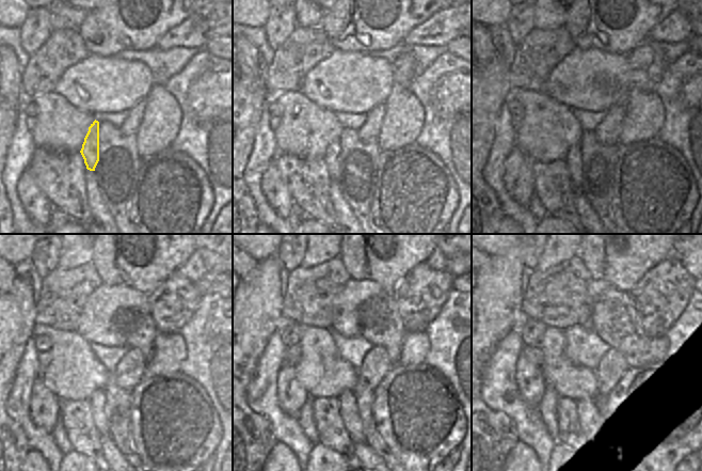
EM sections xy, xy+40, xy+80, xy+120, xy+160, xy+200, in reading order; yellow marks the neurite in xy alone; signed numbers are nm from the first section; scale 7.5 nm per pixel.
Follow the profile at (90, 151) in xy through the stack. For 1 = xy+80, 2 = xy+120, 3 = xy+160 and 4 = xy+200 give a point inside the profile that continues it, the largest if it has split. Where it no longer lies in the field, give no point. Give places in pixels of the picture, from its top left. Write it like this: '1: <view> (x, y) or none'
1: xy+80 (573, 158)
2: xy+120 (97, 398)
3: xy+160 (347, 406)
4: xy+200 (590, 420)

